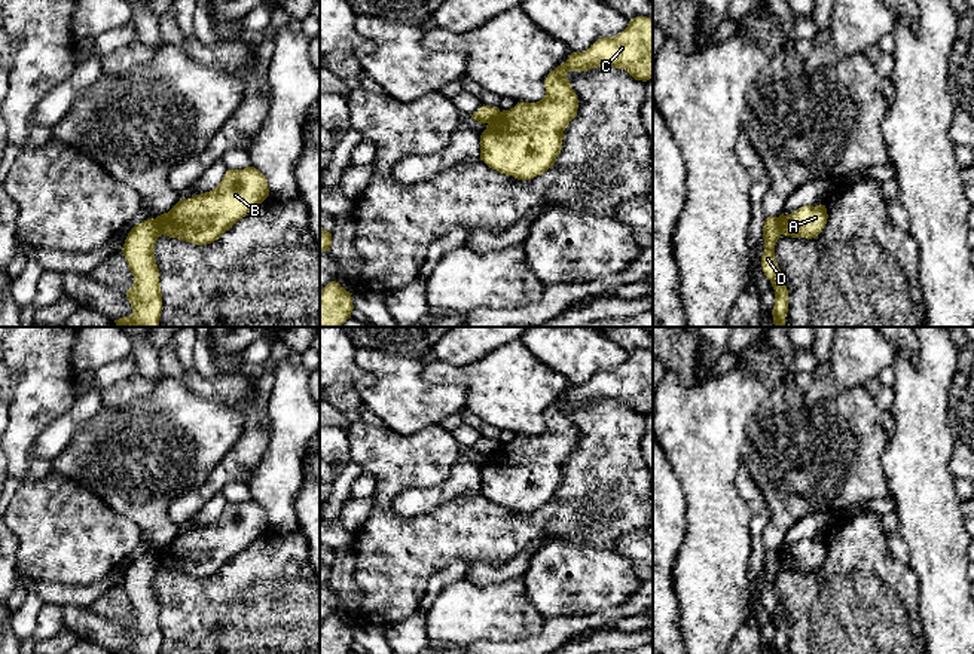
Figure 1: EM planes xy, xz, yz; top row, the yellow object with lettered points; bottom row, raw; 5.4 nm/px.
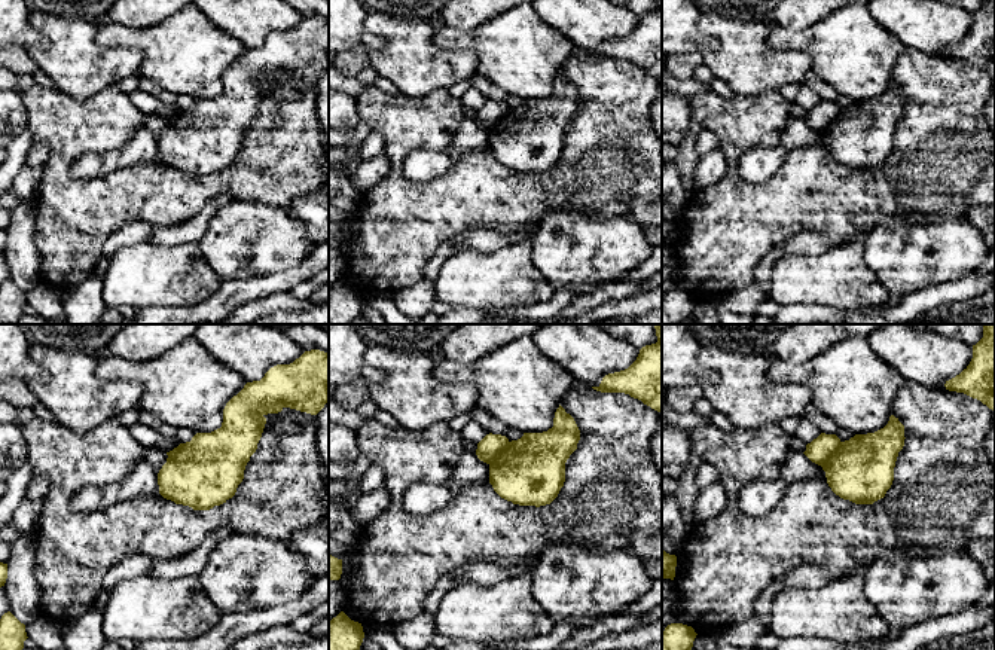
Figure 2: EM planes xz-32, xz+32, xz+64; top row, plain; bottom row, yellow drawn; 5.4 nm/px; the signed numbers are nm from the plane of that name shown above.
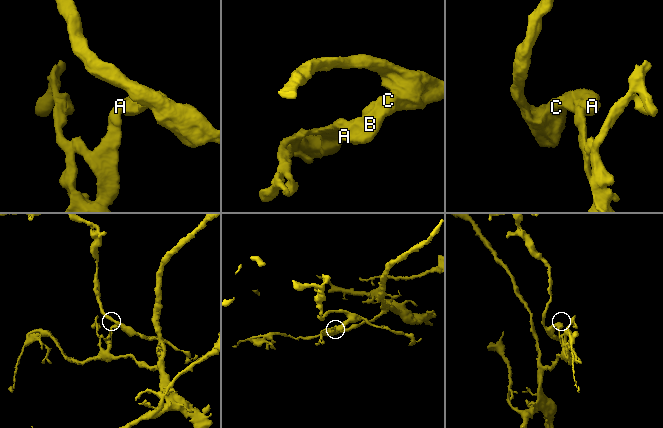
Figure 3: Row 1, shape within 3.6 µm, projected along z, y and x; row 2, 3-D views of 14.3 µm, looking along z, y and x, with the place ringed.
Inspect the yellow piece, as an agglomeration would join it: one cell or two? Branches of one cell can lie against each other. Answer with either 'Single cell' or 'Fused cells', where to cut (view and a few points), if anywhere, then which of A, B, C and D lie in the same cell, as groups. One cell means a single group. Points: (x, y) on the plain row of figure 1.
Fused cells. Split along yz (776, 550), (781, 567). Groups: A B C / D

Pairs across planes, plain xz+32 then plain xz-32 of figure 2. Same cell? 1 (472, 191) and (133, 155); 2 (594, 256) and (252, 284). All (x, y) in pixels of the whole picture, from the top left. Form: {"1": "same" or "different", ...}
{"1": "different", "2": "different"}

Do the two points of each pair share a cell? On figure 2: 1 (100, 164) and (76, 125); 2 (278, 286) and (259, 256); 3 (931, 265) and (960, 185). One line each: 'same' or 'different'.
1: different
2: different
3: different

